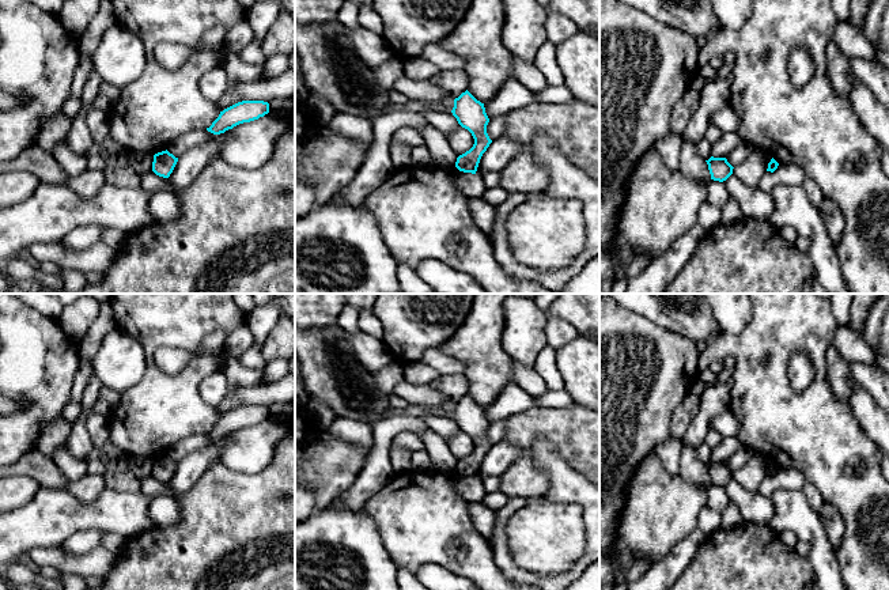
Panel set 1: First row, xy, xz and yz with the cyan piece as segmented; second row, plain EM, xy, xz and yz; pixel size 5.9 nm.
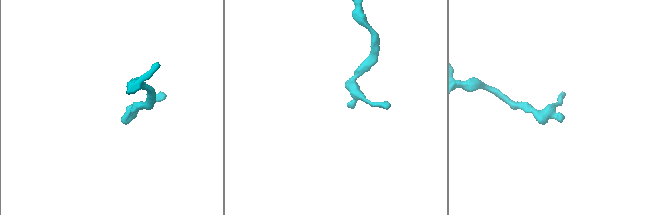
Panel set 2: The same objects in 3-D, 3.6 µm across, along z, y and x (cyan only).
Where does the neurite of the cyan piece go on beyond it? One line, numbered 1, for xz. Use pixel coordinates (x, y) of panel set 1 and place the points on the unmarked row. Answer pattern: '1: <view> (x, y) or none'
1: none

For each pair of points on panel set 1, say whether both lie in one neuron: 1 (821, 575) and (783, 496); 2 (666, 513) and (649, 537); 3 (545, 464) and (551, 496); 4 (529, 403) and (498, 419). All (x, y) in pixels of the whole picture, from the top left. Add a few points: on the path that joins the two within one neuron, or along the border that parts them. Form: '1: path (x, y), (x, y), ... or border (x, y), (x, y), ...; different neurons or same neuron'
1: path (821, 556), (814, 533), (797, 515); same neuron
2: path (661, 518), (649, 532); same neuron
3: path (553, 472), (553, 488); same neuron
4: path (521, 403), (513, 403), (504, 411); same neuron

